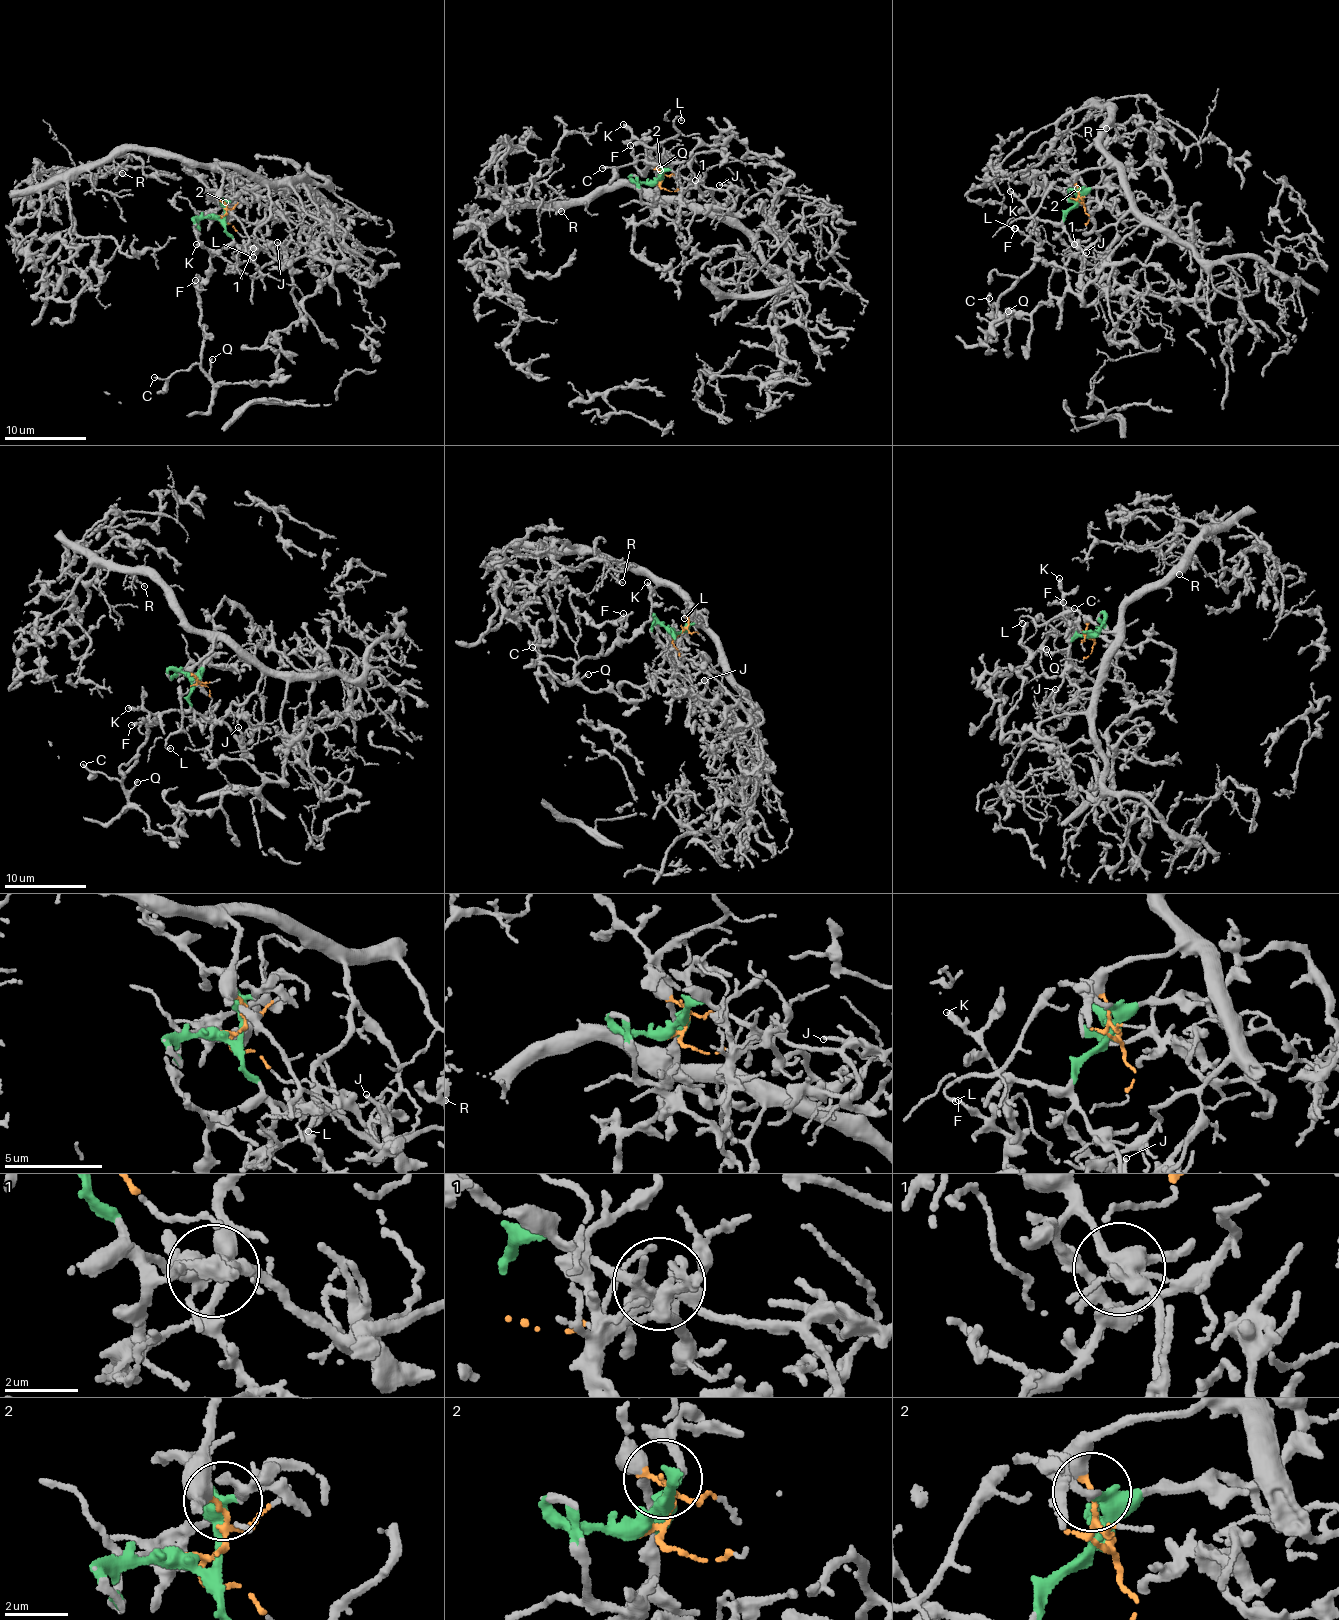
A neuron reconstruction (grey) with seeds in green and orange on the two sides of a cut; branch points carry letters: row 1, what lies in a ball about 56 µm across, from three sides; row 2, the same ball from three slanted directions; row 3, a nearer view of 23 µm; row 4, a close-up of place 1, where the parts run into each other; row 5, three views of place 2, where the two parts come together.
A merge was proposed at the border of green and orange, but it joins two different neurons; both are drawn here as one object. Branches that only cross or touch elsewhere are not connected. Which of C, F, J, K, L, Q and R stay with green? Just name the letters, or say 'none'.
C, F, J, K, Q

